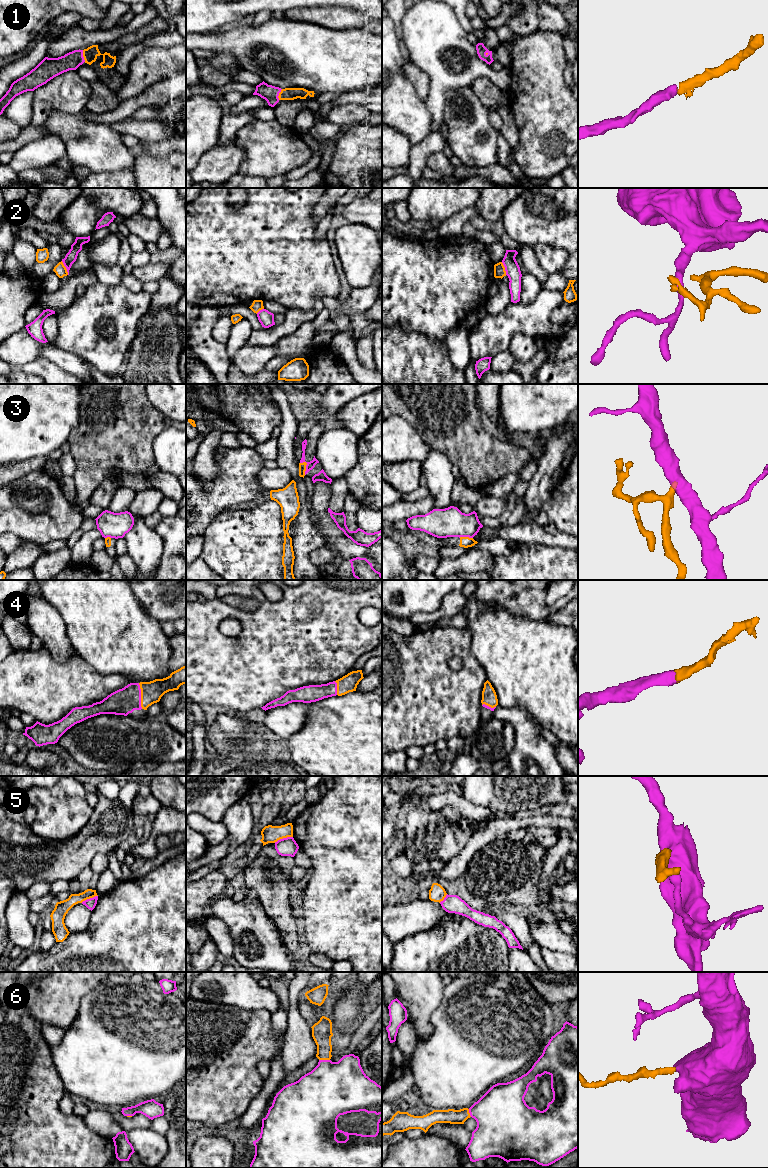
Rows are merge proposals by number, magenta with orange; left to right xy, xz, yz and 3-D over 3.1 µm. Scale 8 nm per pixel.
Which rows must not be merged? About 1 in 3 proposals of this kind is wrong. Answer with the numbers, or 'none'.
2, 3, 5

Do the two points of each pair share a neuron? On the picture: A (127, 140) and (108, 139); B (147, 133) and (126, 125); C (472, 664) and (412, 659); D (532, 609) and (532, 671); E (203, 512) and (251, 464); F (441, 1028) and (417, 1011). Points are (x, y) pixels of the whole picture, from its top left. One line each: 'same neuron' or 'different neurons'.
A: different neurons
B: same neuron
C: same neuron
D: different neurons
E: same neuron
F: different neurons

